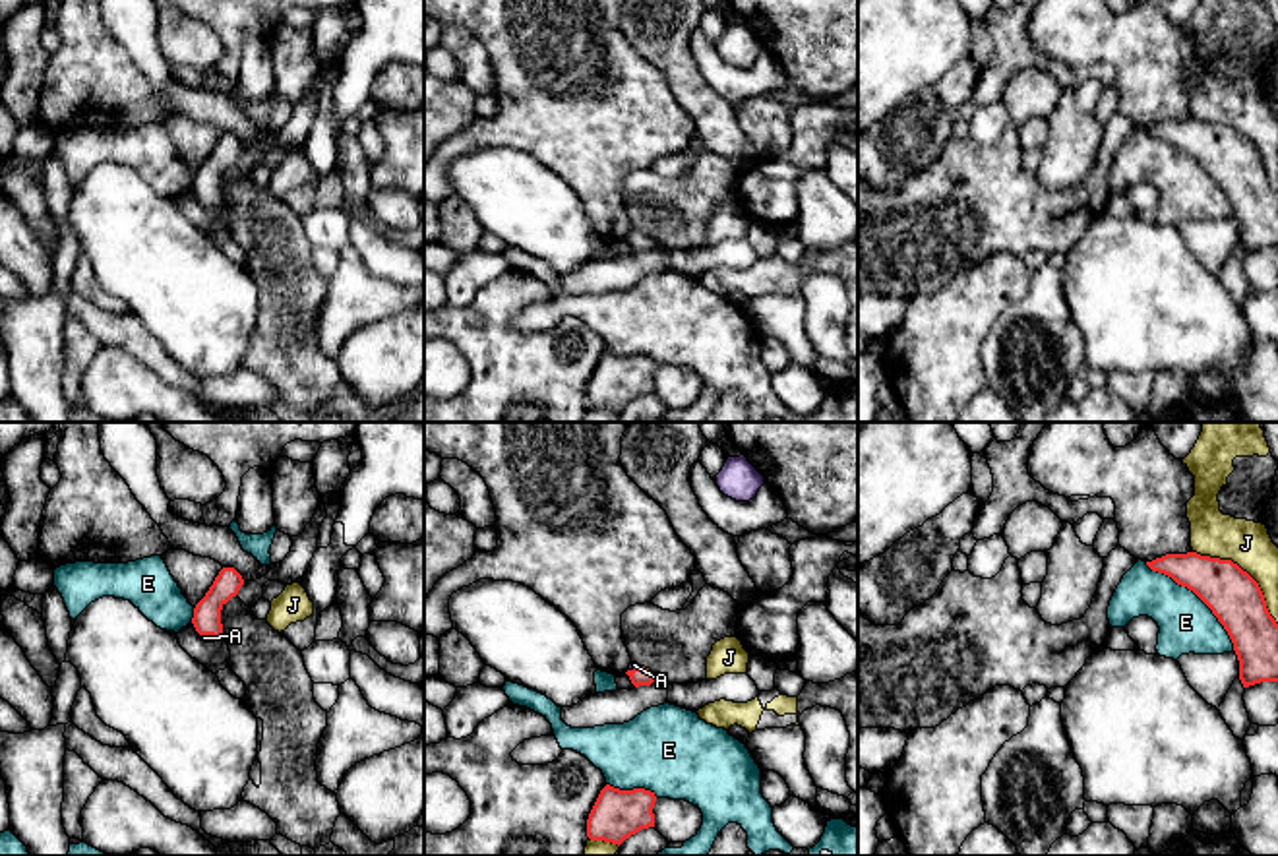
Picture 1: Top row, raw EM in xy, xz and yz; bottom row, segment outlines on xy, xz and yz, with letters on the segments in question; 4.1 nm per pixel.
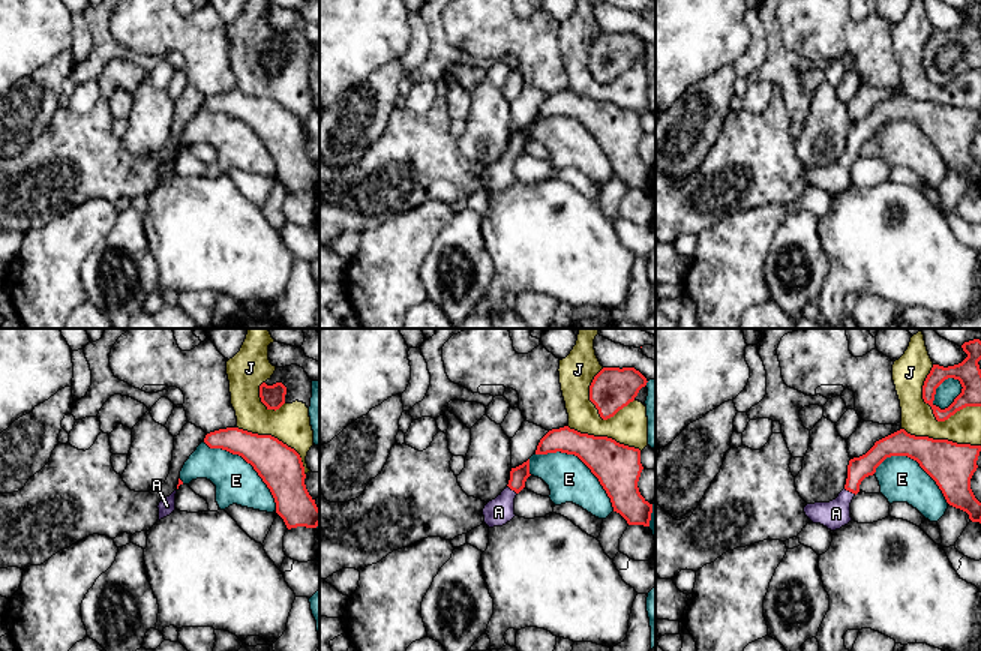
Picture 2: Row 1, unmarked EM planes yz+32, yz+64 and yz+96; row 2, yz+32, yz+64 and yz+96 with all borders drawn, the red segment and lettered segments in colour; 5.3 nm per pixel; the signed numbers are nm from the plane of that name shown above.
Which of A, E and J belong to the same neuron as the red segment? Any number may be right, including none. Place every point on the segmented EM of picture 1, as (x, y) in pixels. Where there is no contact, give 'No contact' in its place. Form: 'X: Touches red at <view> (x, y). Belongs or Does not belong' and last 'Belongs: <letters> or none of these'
A: Touches red at xy (210, 634). Belongs
E: Touches red at yz (1197, 595). Does not belong
J: Touches red at yz (1246, 572). Does not belong
Belongs: A

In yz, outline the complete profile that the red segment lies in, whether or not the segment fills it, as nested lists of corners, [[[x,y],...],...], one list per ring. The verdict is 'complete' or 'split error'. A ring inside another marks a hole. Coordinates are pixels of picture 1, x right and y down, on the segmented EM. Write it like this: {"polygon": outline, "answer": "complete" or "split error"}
{"polygon": [[[1197,552],[1146,562],[1152,571],[1193,591],[1228,631],[1243,688],[1278,682],[1278,624],[1259,583],[1232,560]]], "answer": "complete"}

